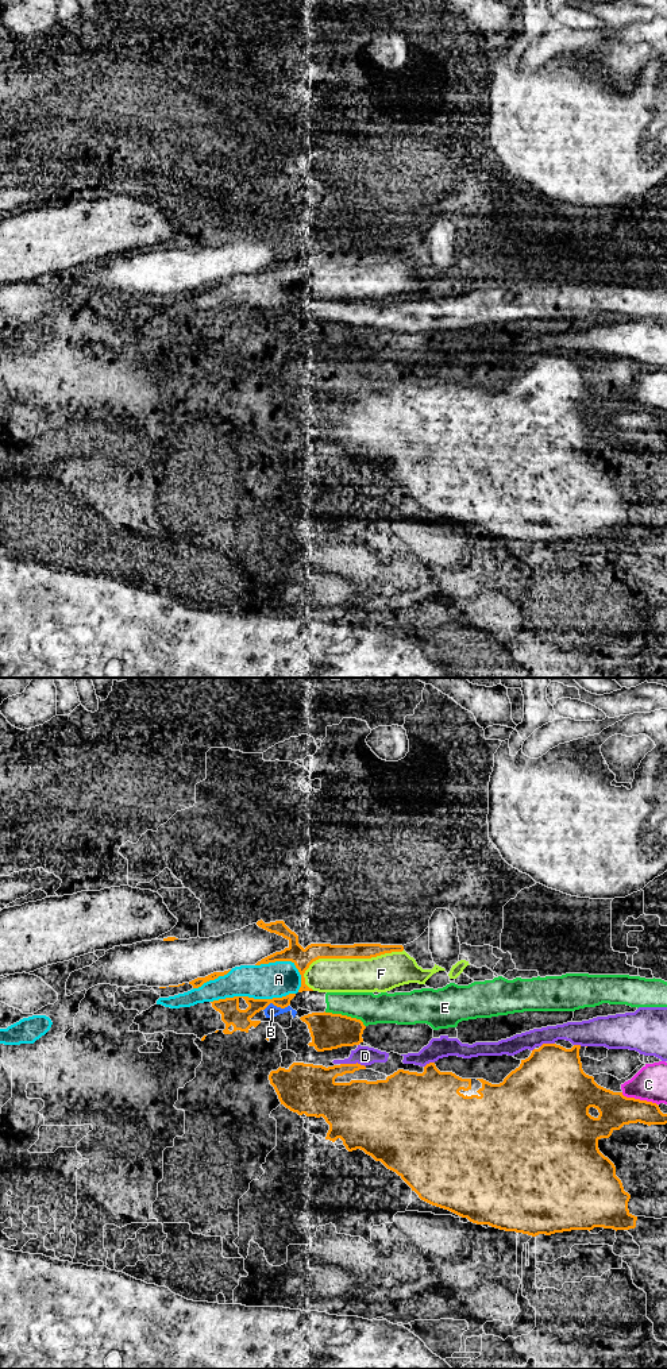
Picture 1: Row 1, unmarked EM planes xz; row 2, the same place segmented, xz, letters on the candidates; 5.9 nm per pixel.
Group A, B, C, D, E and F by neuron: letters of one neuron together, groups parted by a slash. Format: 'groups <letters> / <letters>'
groups A F / B E / C / D

